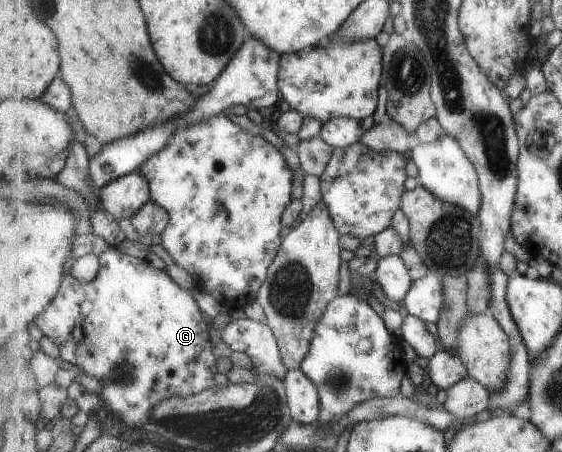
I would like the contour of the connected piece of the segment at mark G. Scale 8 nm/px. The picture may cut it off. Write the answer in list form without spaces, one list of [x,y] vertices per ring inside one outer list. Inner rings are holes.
[[[99,235],[75,237],[58,295],[34,321],[34,332],[44,341],[57,345],[61,359],[101,381],[103,388],[99,396],[103,407],[109,410],[109,417],[116,417],[128,426],[150,427],[154,408],[168,398],[193,396],[218,387],[218,358],[212,351],[210,329],[196,299],[181,289],[164,269],[156,269],[144,259],[120,253]],[[86,254],[98,254],[100,262],[98,275],[92,281],[80,281],[72,273],[78,256]]]

